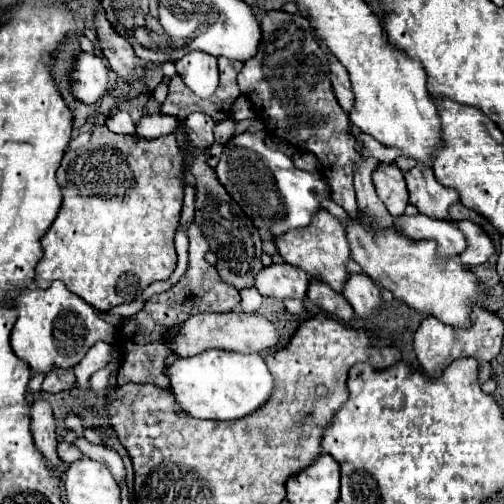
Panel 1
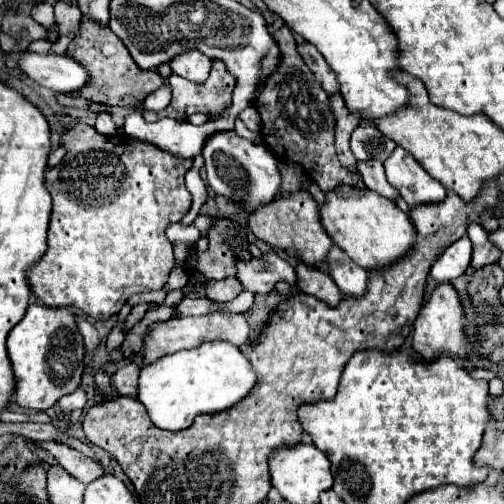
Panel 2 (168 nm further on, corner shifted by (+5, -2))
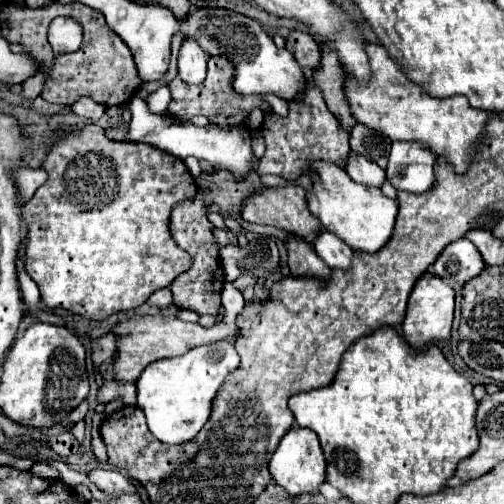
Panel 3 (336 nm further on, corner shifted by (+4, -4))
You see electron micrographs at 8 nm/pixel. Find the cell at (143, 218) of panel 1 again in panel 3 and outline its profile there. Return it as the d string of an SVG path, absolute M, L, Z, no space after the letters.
M88 124L88 126L84 126L80 130L80 134L72 134L66 140L58 142L56 146L52 146L52 150L48 152L46 160L40 166L48 172L48 180L38 188L38 192L32 196L32 200L24 204L22 218L28 224L26 272L38 284L42 302L46 306L50 306L50 308L64 308L64 310L80 314L80 316L84 316L88 320L104 320L110 314L116 314L120 310L130 310L130 308L136 308L136 306L144 304L150 298L152 292L170 286L178 274L190 270L190 266L192 266L190 254L184 252L182 248L178 248L178 244L174 242L174 238L170 234L170 228L168 228L172 206L182 202L182 200L186 200L186 198L192 198L196 194L196 190L198 190L192 174L188 172L186 164L180 158L176 158L176 156L172 156L172 154L168 154L164 150L158 150L154 146L148 146L148 144L110 140L110 138L106 138L104 128L100 128L96 124Z

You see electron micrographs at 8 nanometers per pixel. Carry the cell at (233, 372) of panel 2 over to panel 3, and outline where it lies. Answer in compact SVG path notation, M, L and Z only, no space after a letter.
M220 340L188 350L184 356L156 360L144 368L136 380L136 404L144 410L150 432L166 444L184 444L192 440L208 422L212 402L226 376L240 364L232 342Z

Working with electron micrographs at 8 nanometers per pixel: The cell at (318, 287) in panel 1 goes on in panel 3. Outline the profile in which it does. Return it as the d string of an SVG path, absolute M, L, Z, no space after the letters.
M288 238L286 250L292 276L316 276L316 278L330 276L330 268L324 266L324 260L316 254L316 250L312 250L312 244L306 244L300 238Z

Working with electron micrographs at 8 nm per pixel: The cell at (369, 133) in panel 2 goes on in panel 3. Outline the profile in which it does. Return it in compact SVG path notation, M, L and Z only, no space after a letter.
M356 124L354 130L350 132L350 148L354 152L366 156L368 160L376 162L382 168L386 168L386 164L388 164L390 144L392 144L392 140L386 134L382 134L378 130L370 130L364 124Z

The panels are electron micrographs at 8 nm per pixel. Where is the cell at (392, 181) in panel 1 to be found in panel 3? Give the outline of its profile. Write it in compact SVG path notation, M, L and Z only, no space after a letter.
M352 152L348 154L344 170L352 176L352 180L356 180L356 182L360 182L364 186L376 186L376 188L380 188L382 182L384 182L384 178L386 178L386 172L380 166L376 166L374 162L366 160L364 156L352 154Z

